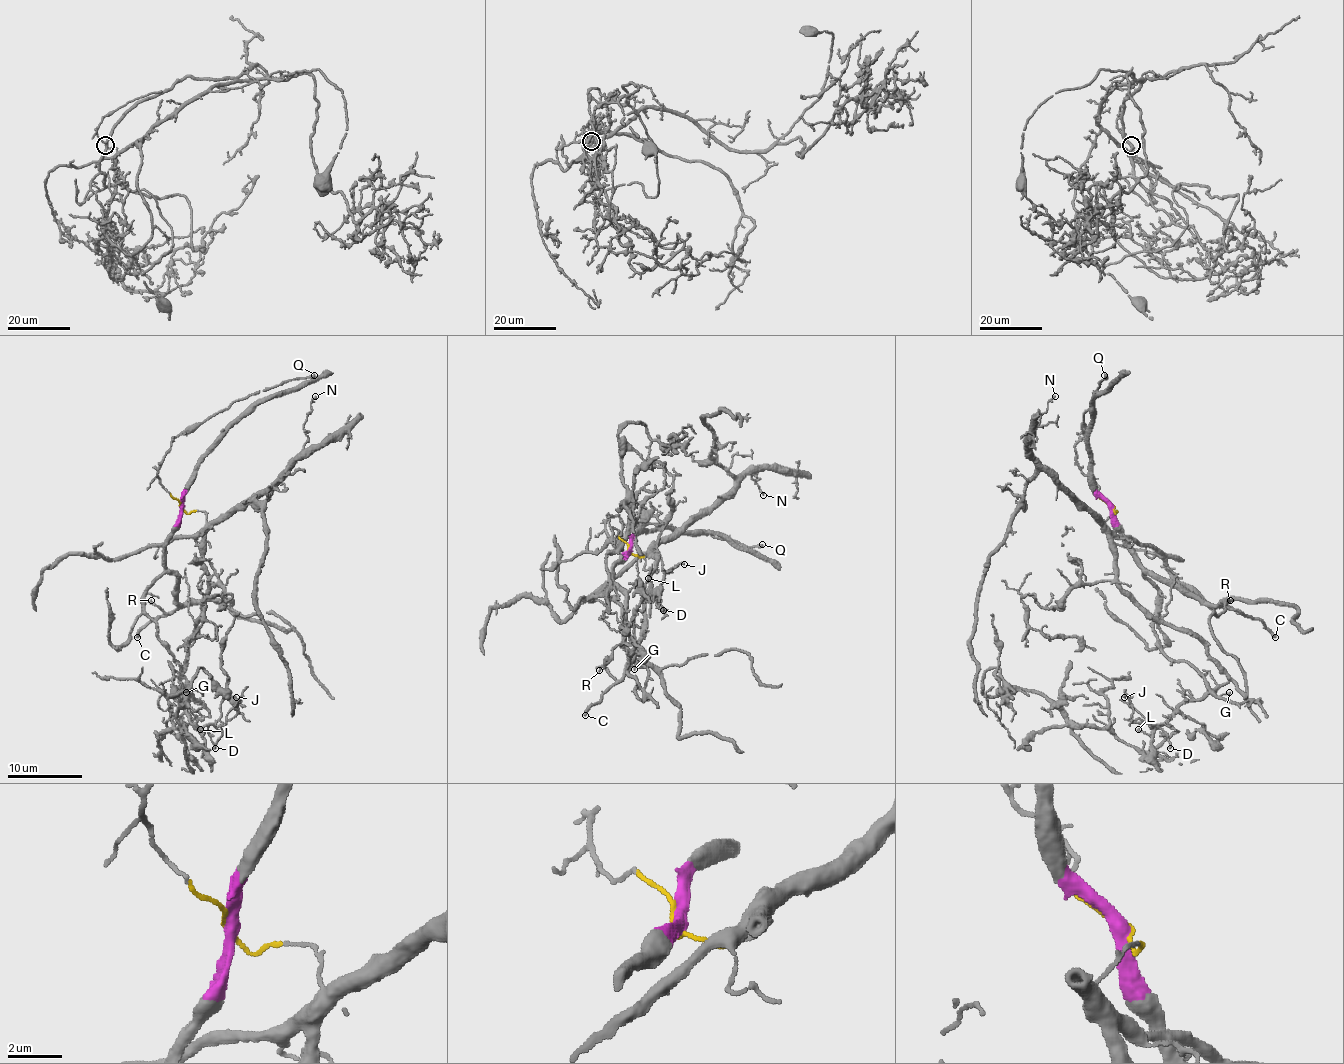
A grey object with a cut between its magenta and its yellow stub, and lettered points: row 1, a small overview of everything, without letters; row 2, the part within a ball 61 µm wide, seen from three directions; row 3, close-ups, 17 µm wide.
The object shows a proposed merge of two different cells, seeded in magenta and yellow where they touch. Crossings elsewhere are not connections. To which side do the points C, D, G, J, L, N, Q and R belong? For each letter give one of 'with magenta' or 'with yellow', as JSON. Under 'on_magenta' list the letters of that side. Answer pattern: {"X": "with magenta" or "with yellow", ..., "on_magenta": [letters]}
{"C": "with magenta", "D": "with yellow", "G": "with magenta", "J": "with yellow", "L": "with yellow", "N": "with yellow", "Q": "with yellow", "R": "with magenta", "on_magenta": ["C", "G", "R"]}

